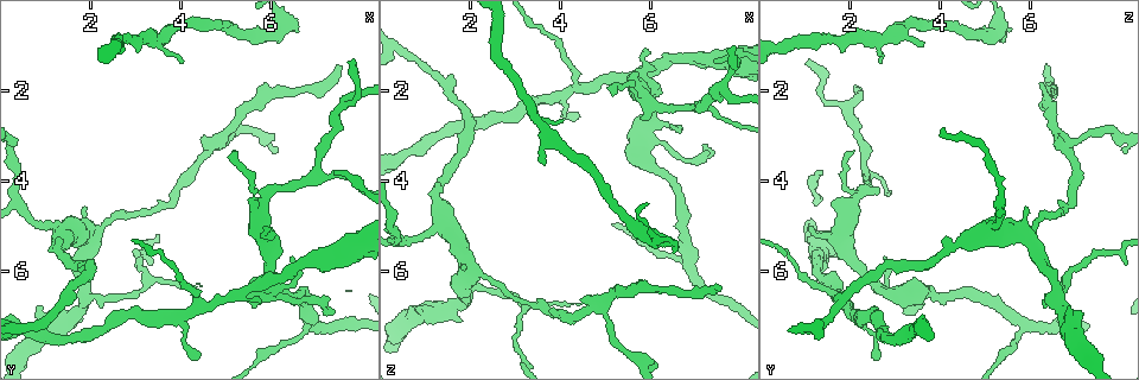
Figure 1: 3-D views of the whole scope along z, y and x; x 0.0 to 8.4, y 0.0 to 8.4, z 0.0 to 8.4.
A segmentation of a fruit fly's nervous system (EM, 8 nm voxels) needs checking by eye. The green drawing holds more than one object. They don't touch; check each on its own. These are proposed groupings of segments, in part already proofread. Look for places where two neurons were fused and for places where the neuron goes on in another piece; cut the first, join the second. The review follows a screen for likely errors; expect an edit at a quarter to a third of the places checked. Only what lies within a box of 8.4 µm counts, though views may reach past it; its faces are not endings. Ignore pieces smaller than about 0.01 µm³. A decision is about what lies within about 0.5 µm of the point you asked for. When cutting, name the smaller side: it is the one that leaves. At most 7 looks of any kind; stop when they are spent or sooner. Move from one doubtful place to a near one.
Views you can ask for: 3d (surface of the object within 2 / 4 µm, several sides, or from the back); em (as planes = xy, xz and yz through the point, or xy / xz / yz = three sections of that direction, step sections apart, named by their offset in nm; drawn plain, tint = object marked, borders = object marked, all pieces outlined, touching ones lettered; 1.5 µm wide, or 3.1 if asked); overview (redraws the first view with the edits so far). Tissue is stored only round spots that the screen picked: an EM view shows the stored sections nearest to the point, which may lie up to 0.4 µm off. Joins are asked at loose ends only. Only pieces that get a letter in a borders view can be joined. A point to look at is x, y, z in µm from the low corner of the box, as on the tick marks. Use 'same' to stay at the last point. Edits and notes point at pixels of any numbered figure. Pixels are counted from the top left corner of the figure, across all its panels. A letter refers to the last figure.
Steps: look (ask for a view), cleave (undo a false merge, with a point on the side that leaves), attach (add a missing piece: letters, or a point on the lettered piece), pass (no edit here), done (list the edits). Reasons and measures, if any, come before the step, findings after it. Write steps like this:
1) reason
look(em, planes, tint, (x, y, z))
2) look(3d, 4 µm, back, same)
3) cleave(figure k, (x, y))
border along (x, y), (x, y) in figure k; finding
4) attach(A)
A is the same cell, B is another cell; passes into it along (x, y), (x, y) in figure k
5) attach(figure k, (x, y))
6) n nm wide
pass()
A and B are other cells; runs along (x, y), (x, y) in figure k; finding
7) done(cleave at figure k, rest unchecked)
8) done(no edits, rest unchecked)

tapers out
look(em, xz, step 4, borders, (7.50, 1.35, 6.40))

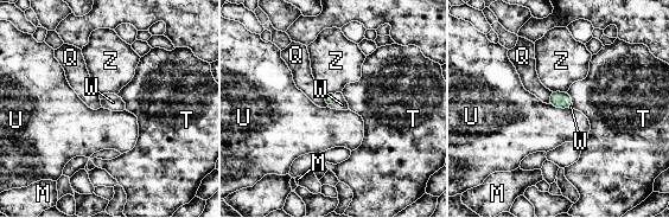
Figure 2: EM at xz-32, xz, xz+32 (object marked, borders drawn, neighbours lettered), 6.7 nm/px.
cut it another way
look(em, planes, borders, same)

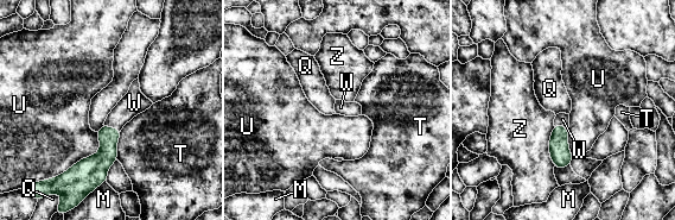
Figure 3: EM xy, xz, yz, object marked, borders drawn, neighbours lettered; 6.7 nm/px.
U touches over 400 nm
attach(W)
W is the same cell, M, Q, T, U and Z are other cells; passes into it along (101, 162), (110, 127), (134, 102) in figure 3; it goes on there

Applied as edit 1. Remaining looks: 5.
look(overview)

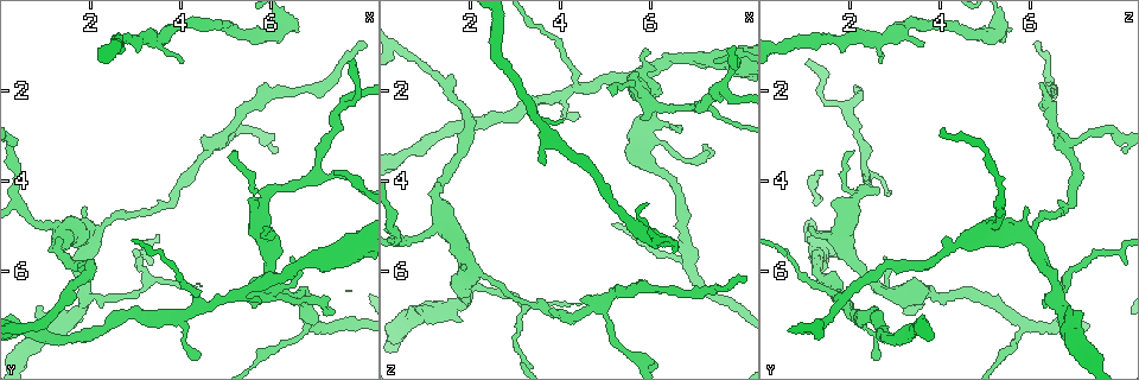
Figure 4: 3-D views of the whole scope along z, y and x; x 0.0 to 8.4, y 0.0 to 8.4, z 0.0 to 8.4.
three arms meet
look(3d, 2 µm, (6.85, 7.15, 5.80))

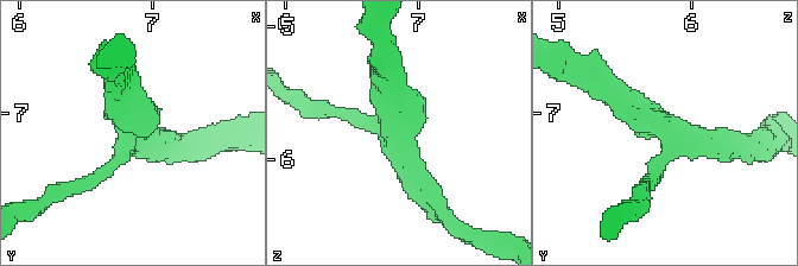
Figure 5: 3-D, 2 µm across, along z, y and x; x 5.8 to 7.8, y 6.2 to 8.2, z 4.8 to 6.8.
3 arms
look(em, xz, step 4, tint, (6.86, 7.14, 5.80))

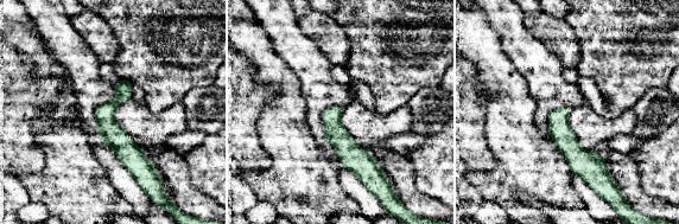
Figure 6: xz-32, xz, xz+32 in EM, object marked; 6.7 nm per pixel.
another direction
look(em, planes, borders, same)

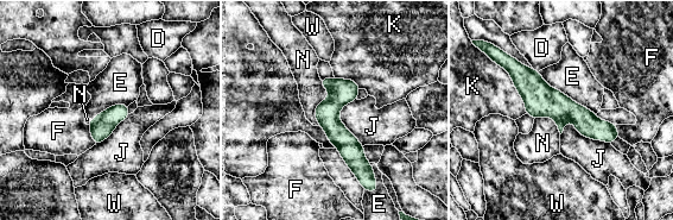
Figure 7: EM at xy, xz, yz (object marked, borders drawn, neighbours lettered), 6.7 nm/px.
180 nm wide
pass()
D, E, F, J, K, N and W are other cells; runs along (509, 68), (546, 101), (615, 136) in figure 7; continuous, no second neuron

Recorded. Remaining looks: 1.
done(attach at figure 3, rest unchecked)

